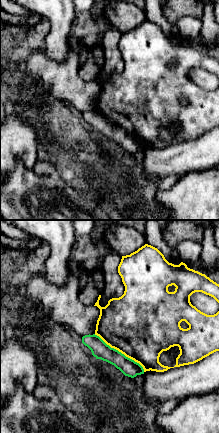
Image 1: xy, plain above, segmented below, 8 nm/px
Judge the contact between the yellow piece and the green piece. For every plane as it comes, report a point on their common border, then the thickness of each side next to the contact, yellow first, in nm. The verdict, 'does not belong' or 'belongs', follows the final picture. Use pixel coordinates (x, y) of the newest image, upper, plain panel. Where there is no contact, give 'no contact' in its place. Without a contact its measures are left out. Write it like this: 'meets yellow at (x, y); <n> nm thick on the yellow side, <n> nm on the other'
meets yellow at (120, 127); 500 nm thick on the yellow side, 140 nm on the other

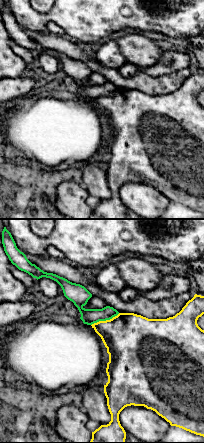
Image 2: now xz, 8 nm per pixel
meets yellow at (106, 96); 420 nm thick on the yellow side, 130 nm on the other

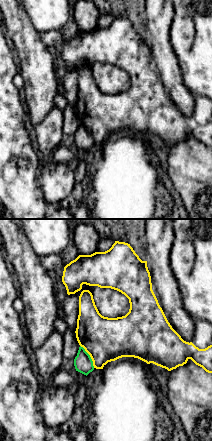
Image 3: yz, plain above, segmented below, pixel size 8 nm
meets yellow at (90, 132); 360 nm thick on the yellow side, 150 nm on the other

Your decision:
does not belong

